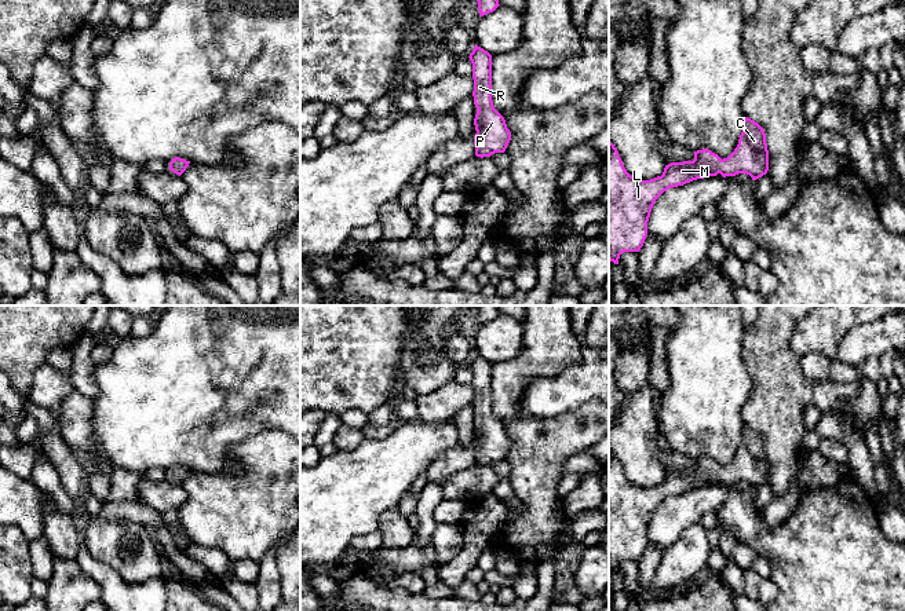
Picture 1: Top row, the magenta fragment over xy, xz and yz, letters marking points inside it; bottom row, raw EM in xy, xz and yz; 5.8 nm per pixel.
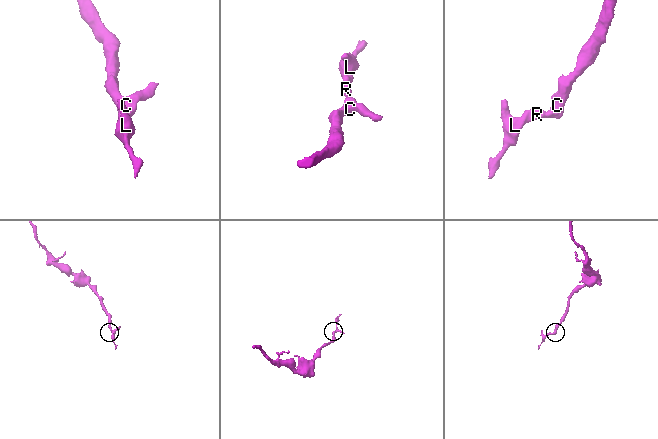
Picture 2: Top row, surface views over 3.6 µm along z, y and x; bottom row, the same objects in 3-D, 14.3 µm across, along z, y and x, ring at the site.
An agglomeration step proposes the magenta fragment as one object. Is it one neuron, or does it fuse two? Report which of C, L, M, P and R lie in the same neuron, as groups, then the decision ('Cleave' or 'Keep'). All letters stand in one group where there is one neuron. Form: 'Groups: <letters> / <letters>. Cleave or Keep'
Groups: C L M P R. Keep

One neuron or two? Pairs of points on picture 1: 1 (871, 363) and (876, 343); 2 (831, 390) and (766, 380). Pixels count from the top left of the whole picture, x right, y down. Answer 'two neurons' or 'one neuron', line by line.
1: two neurons
2: two neurons

